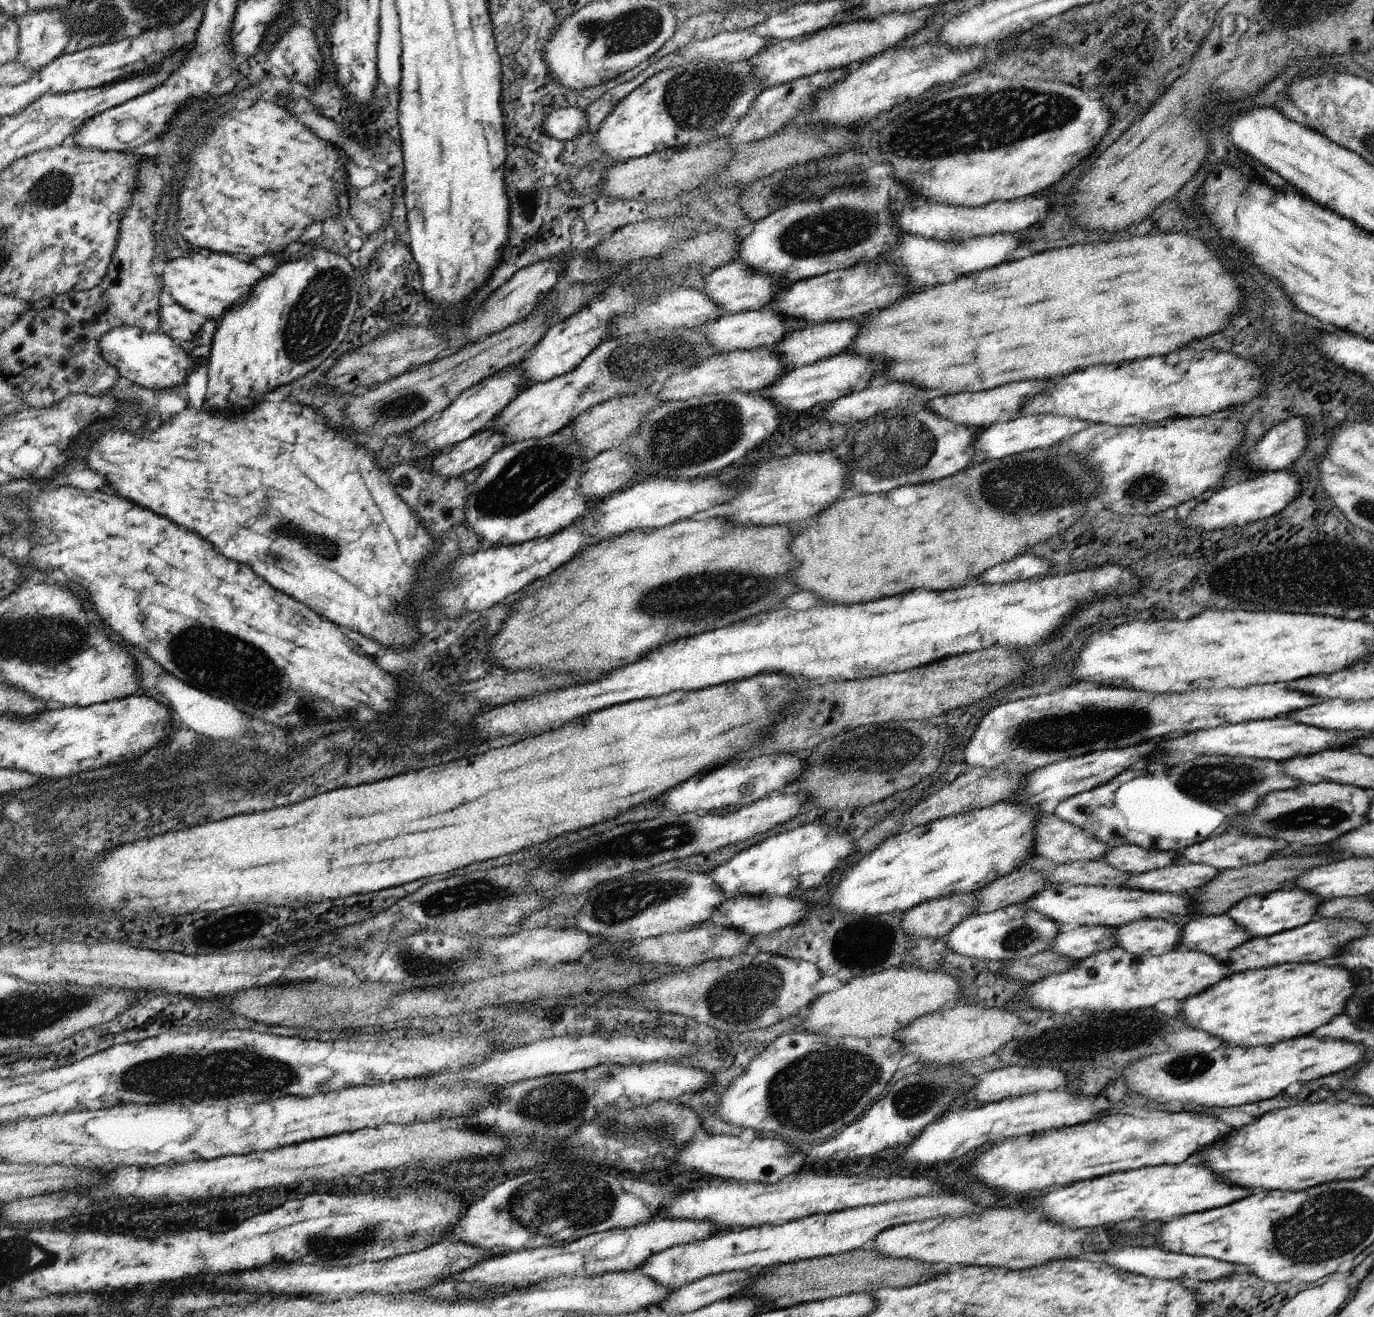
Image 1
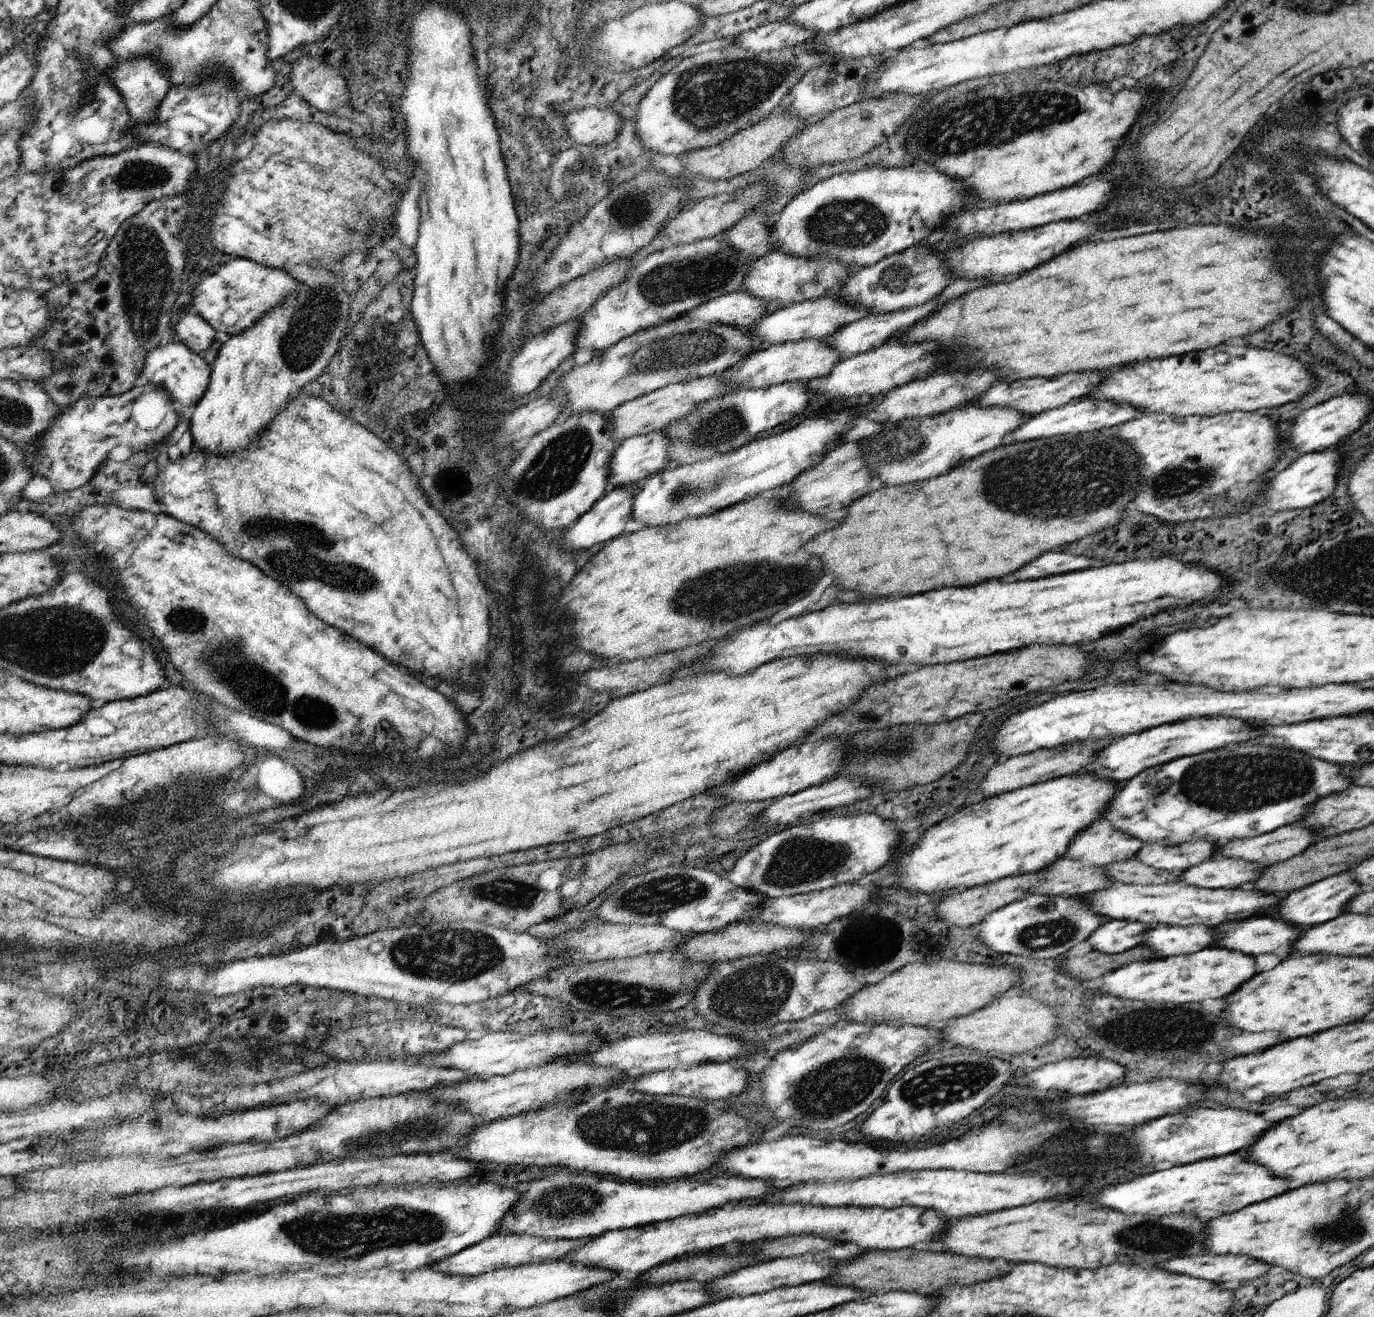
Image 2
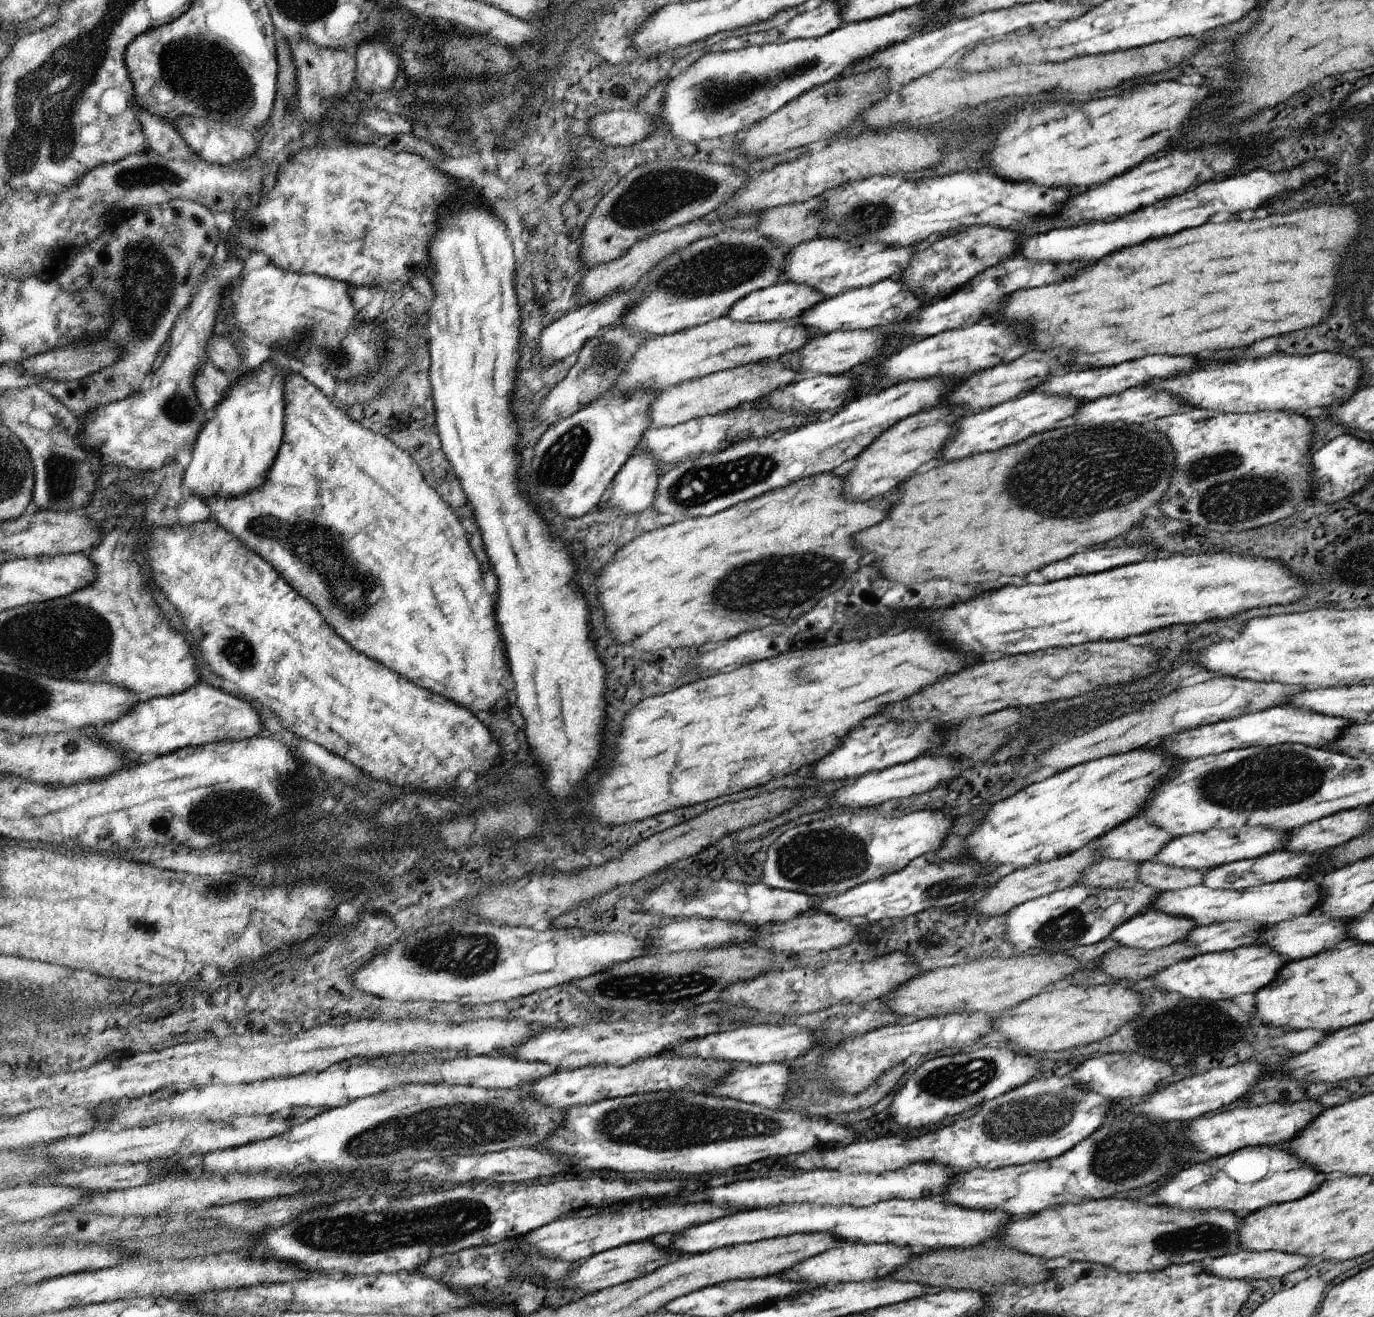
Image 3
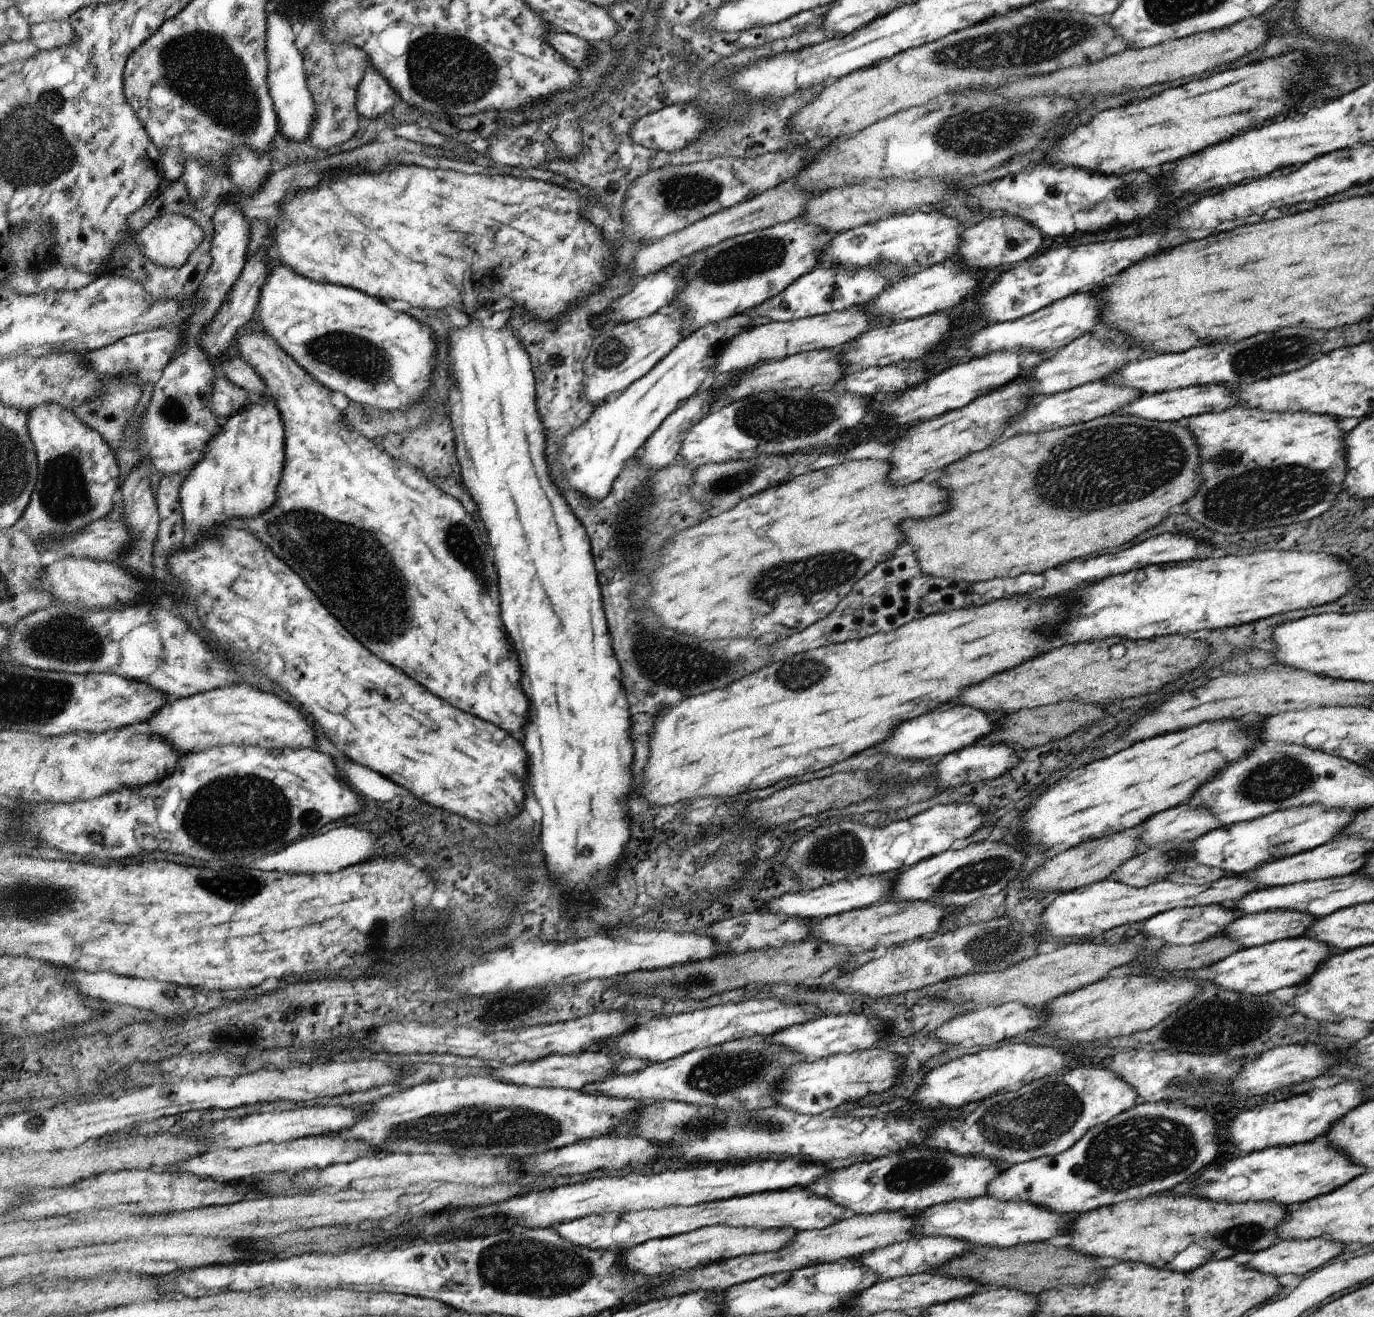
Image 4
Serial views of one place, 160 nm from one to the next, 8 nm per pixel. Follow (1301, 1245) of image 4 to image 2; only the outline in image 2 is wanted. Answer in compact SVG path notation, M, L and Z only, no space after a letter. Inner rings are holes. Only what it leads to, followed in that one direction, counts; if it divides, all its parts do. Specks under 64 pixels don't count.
M1209 1252L1185 1255L1183 1258L1175 1257L1155 1266L1175 1274L1189 1275L1217 1284L1245 1282L1251 1278L1259 1278L1265 1273L1275 1273L1273 1267L1250 1256L1218 1255Z

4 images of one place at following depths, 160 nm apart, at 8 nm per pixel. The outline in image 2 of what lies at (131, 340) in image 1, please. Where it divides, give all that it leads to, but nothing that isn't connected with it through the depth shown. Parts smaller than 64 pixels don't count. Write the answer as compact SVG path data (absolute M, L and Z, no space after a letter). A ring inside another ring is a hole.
M169 343L152 350L145 361L145 368L141 376L145 376L149 383L161 385L180 406L196 406L206 394L211 384L212 365L207 364L203 356L192 351L185 343Z

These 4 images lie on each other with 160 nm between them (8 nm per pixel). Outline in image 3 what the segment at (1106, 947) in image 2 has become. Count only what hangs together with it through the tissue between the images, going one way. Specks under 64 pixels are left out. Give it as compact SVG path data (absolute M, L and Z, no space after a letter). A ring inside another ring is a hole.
M1151 909L1114 928L1109 935L1123 947L1160 949L1185 940L1195 927L1193 919Z

